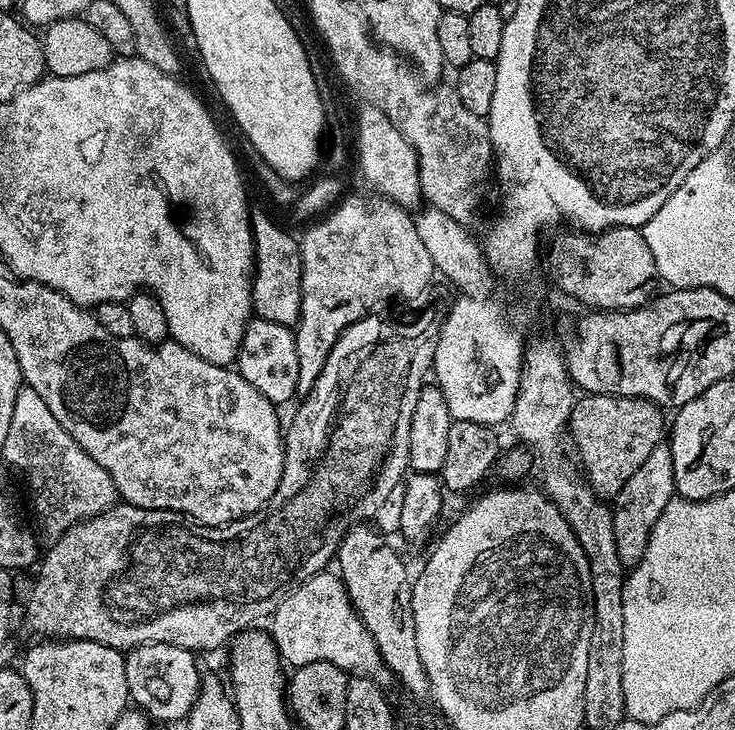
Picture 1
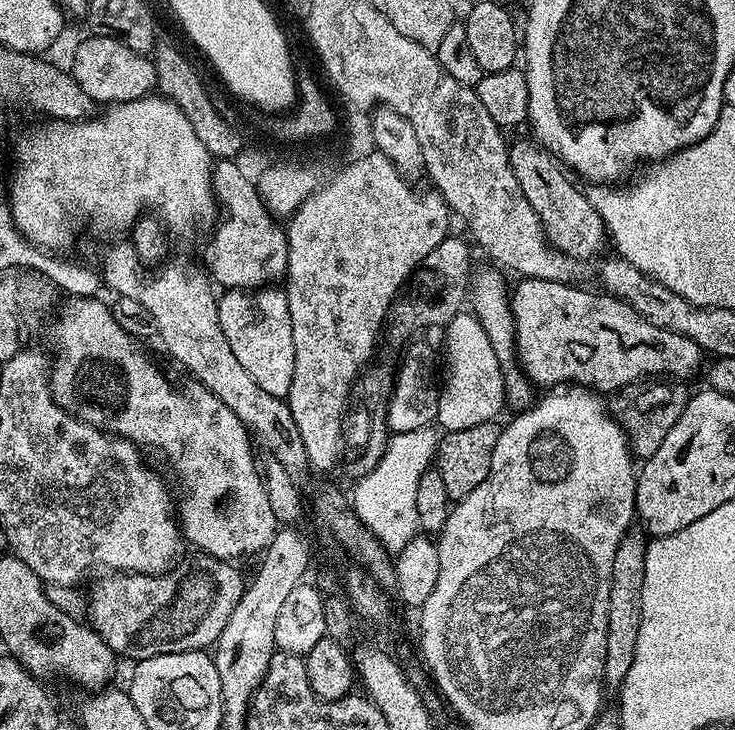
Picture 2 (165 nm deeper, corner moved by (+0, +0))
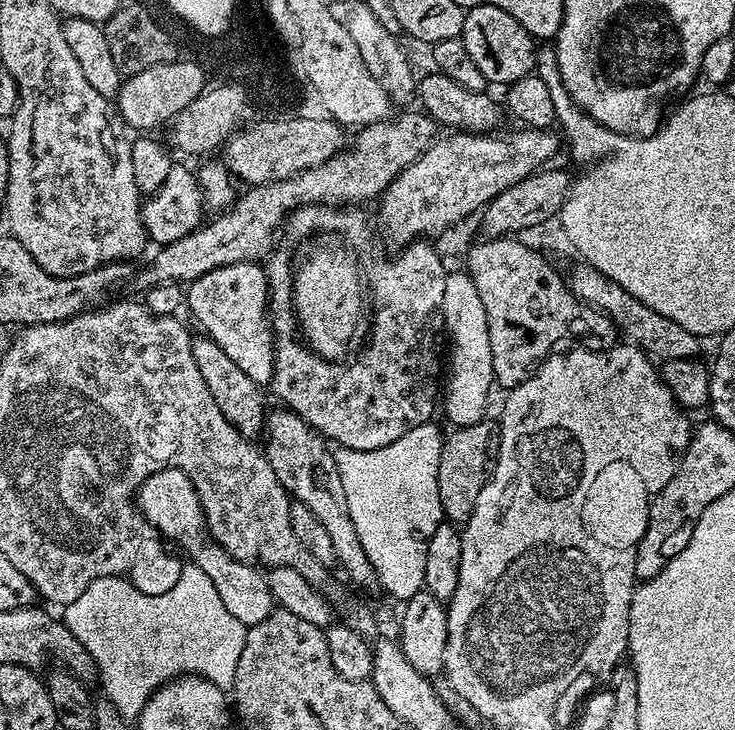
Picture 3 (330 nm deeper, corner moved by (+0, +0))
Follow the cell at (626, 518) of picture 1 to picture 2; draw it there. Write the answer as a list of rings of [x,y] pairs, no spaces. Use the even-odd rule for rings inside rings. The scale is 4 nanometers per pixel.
[[[629,530],[620,540],[618,550],[614,550],[614,574],[610,578],[610,618],[606,626],[606,662],[604,663],[604,682],[609,689],[619,689],[623,684],[626,674],[630,670],[630,662],[634,662],[634,650],[638,646],[638,630],[642,626],[642,582],[646,582],[646,550],[648,549],[649,541],[646,539],[645,533],[640,530]]]

